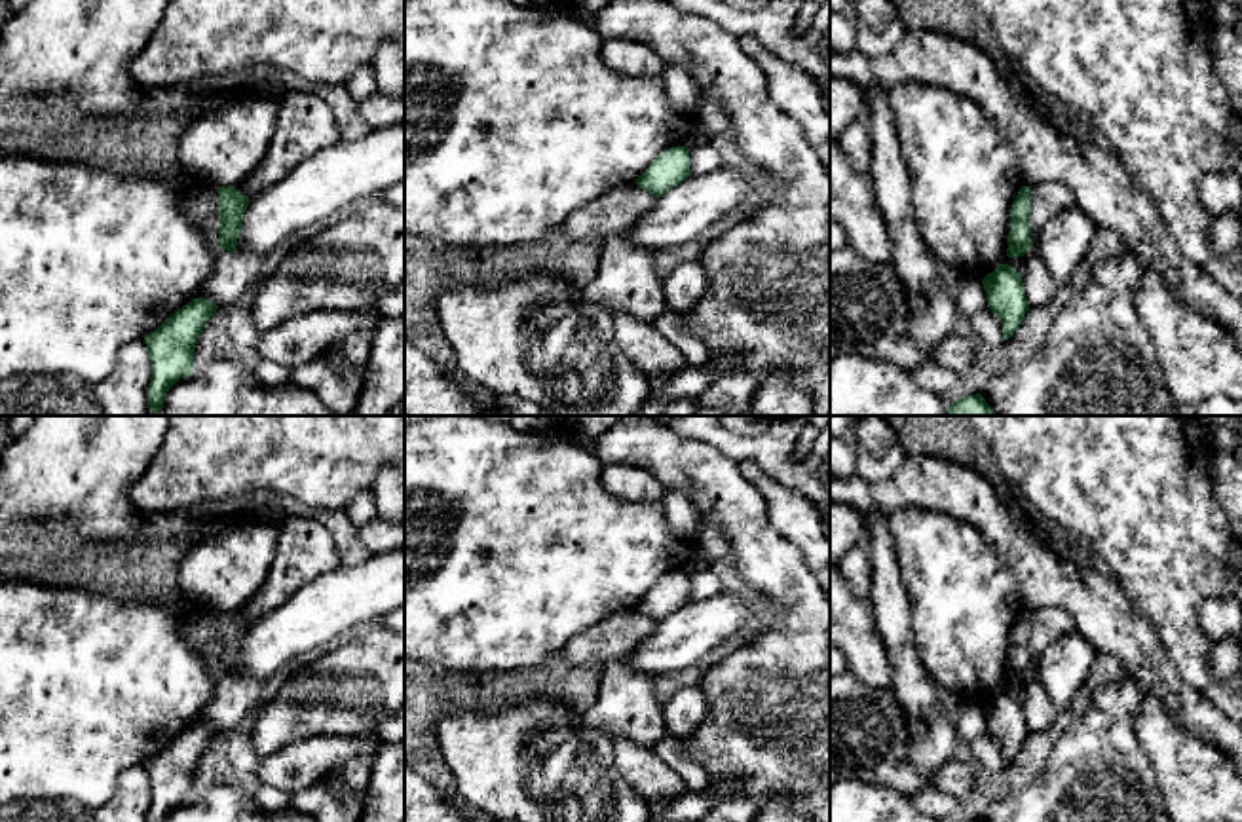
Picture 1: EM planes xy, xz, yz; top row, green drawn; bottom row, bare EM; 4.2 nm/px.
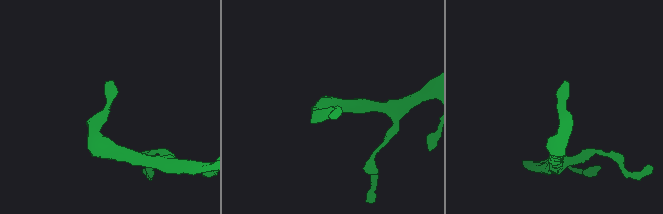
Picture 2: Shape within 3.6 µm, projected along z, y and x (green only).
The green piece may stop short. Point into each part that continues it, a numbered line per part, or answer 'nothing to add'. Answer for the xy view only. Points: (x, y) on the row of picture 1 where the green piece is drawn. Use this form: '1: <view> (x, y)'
nothing to add

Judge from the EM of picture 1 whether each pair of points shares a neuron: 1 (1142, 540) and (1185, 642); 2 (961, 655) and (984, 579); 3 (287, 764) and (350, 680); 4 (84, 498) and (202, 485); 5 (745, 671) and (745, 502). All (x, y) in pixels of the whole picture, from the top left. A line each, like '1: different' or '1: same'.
1: same
2: same
3: different
4: different
5: same

